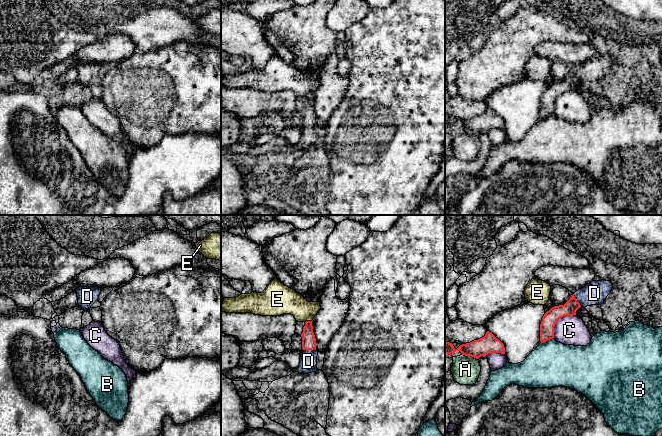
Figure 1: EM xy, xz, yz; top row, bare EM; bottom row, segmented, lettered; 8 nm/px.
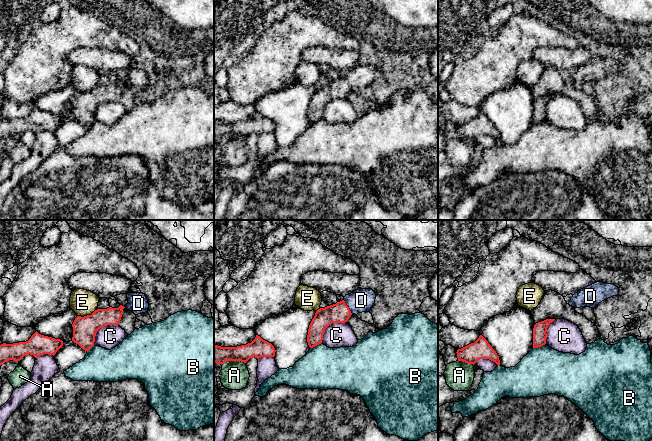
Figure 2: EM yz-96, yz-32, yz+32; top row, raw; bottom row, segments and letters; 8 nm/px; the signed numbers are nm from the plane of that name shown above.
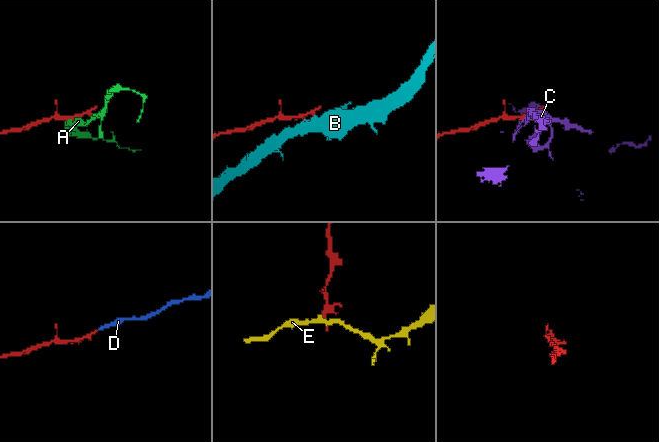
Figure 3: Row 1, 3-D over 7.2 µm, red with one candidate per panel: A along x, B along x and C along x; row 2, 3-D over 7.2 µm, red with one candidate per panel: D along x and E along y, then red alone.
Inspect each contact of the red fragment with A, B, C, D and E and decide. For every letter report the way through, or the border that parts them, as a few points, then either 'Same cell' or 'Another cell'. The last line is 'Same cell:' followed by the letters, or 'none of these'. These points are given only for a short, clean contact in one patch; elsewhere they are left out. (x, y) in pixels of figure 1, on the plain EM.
A: Boundary: yz (462, 130), (473, 132), (477, 135). Another cell
B: Another cell
C: Another cell
D: Path across: xz (308, 114), (309, 125), (308, 137). Same cell
E: Boundary: xz (311, 96), (305, 98). Another cell
Same cell: D

